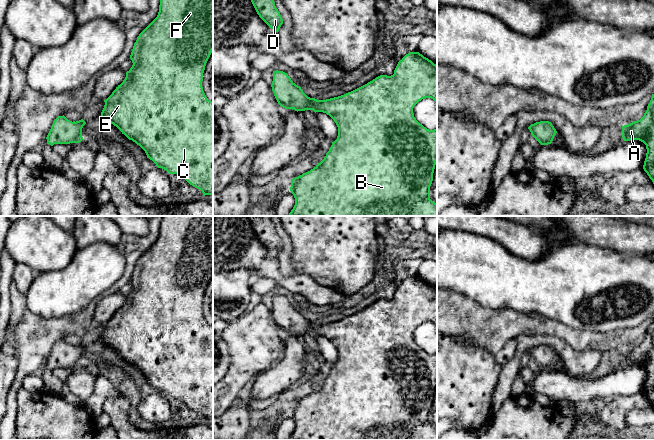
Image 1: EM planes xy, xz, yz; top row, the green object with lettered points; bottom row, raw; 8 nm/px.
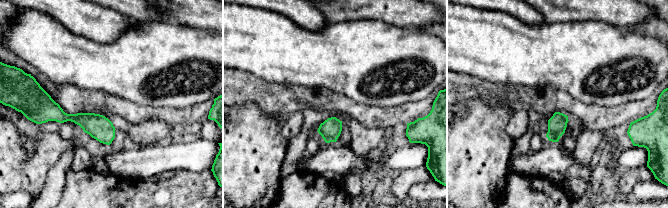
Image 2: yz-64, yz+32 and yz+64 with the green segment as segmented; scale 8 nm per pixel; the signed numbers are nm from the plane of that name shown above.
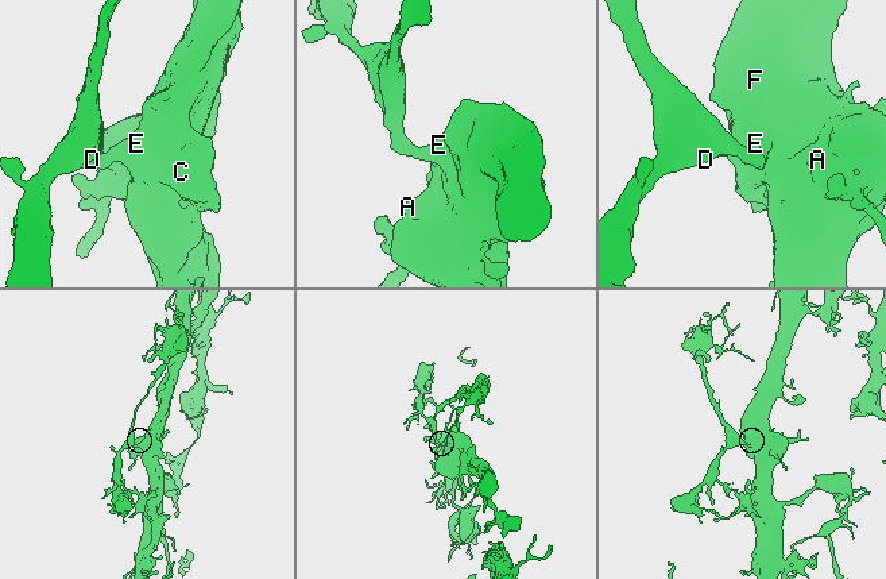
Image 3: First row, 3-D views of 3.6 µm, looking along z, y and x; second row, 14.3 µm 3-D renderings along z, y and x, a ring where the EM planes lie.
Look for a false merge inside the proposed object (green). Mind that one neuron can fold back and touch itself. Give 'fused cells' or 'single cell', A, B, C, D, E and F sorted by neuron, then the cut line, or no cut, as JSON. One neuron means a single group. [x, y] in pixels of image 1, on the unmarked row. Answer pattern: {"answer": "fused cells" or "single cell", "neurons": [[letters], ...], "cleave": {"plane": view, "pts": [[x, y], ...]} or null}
{"answer": "single cell", "neurons": [["A", "B", "C", "D", "E", "F"]], "cleave": null}

